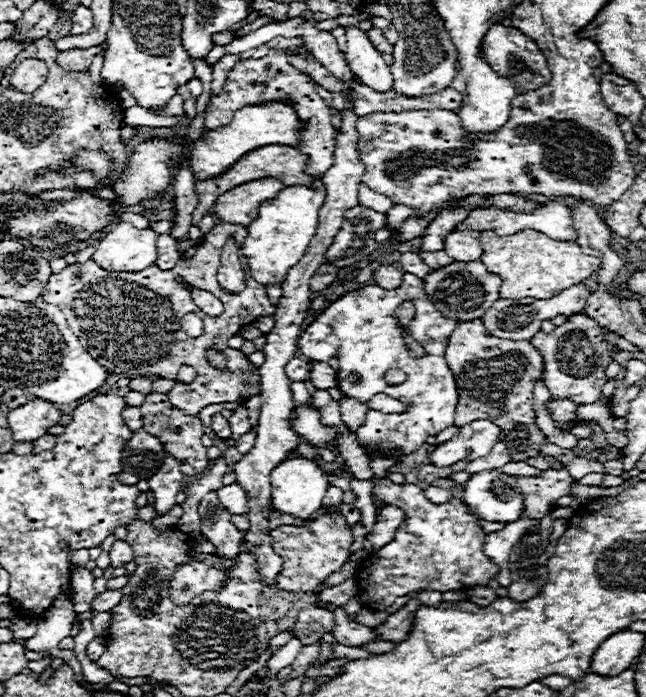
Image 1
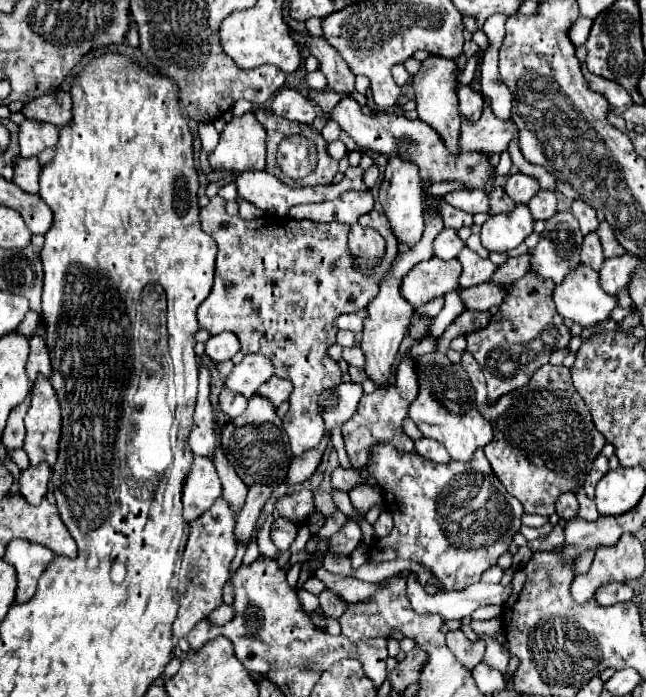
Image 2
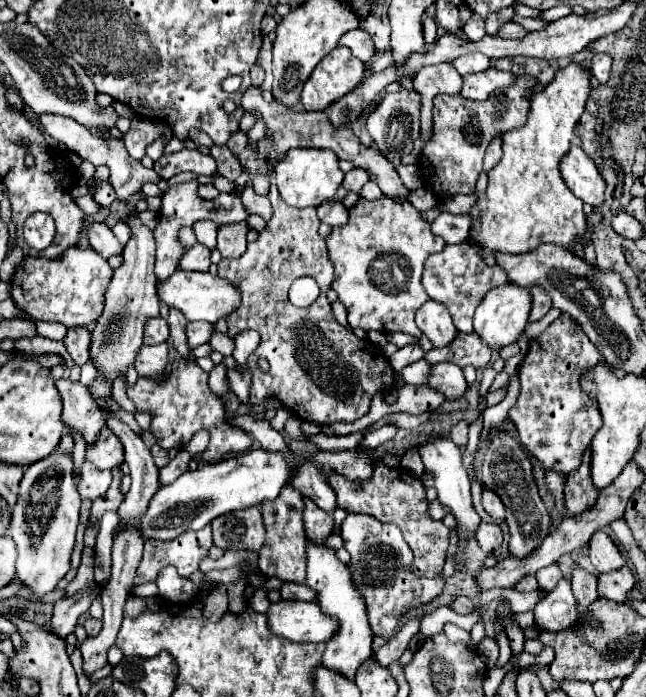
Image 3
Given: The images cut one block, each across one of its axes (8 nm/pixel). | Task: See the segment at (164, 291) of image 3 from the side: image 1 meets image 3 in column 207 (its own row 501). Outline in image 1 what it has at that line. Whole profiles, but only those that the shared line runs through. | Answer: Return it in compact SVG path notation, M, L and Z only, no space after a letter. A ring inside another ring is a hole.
M290 458L290 460L280 462L272 470L270 482L272 482L274 510L278 510L282 514L290 514L290 516L300 518L300 520L308 520L314 512L318 512L322 508L322 498L330 486L324 470L306 458Z

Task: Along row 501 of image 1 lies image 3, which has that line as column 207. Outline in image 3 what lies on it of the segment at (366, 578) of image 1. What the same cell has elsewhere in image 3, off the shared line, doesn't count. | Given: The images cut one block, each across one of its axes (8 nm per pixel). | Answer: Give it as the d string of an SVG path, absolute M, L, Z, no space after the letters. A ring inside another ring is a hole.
M194 360L174 362L174 370L164 382L148 382L144 378L138 378L136 386L128 388L128 396L138 410L154 412L150 432L158 438L158 444L164 450L186 444L196 430L208 430L212 436L208 450L200 456L200 460L206 462L218 462L228 454L238 454L252 448L252 438L244 430L226 424L222 416L222 400L208 388L208 374Z

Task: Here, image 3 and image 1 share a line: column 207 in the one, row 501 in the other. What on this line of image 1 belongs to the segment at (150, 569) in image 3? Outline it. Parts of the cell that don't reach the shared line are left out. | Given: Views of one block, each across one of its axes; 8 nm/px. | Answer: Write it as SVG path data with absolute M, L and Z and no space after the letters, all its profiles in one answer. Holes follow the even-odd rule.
M566 468L544 470L542 476L516 476L518 488L526 494L526 512L532 518L544 518L548 508L556 506L556 500L572 494L572 484L576 482Z

